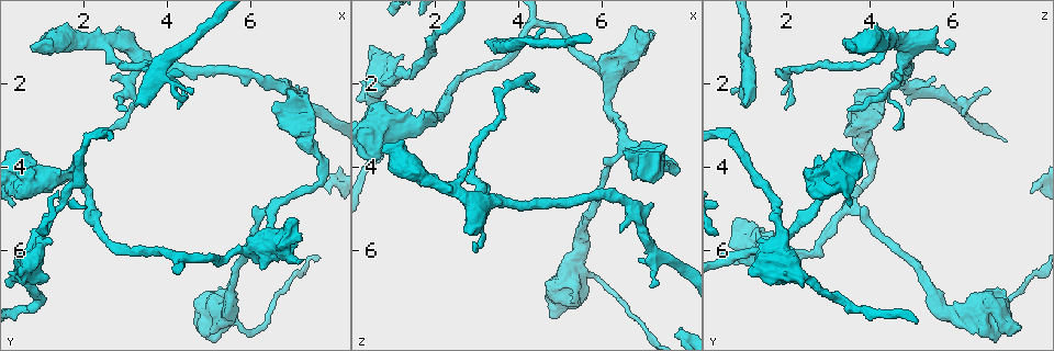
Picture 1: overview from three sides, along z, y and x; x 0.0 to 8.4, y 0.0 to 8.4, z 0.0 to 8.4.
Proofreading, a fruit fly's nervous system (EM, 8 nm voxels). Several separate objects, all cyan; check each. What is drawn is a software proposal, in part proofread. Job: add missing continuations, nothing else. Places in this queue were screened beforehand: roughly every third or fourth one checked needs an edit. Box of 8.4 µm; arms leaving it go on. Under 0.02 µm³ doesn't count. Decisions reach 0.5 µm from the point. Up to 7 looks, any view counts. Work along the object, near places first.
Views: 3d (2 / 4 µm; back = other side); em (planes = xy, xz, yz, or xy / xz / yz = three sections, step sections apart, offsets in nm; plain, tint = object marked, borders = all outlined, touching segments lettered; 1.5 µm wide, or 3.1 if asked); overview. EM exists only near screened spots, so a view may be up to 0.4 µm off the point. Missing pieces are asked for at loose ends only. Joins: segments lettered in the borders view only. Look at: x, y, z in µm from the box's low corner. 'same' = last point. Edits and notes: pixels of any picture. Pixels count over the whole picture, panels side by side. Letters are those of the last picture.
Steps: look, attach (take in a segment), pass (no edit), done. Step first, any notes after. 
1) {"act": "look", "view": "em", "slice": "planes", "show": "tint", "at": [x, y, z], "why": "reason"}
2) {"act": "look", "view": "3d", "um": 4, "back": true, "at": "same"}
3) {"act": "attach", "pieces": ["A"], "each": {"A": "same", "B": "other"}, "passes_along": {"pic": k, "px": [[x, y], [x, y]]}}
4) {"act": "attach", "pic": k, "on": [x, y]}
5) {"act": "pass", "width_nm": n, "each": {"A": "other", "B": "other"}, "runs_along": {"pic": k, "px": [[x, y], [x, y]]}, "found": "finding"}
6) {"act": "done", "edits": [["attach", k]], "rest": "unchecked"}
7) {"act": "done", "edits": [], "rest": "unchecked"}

{"act": "look", "view": "em", "slice": "planes", "show": "plain", "at": [7.25, 6.20, 0.75]}

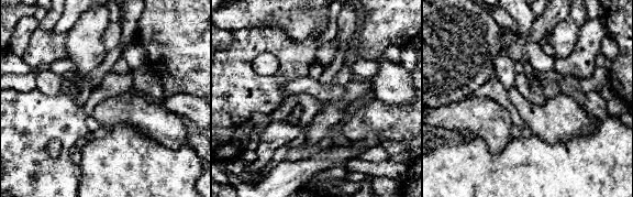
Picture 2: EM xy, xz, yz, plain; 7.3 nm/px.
{"act": "look", "view": "em", "slice": "planes", "show": "tint", "at": "same", "why": "where the object lies"}

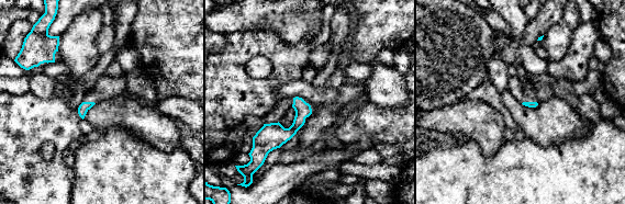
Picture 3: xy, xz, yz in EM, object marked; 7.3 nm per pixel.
{"act": "look", "view": "em", "slice": "planes", "show": "borders", "at": "same"}

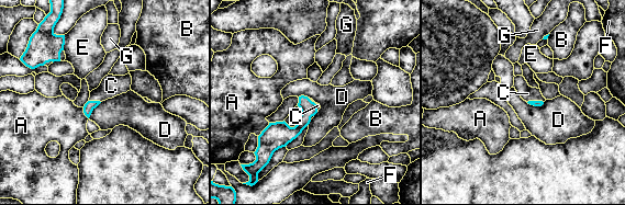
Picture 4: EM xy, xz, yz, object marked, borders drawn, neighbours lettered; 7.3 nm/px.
{"act": "attach", "pieces": ["C"], "each": {"A": "other", "B": "other", "C": "same", "D": "other", "E": "other", "F": "other", "G": "other"}, "found": "it goes on there"}

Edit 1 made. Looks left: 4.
{"act": "look", "view": "em", "slice": "xz", "step": 4, "show": "tint", "at": [1.20, 5.80, 1.30]}

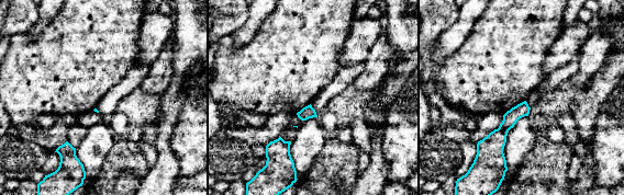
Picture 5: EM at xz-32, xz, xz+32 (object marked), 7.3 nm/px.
{"act": "look", "view": "em", "slice": "yz", "step": 8, "show": "borders", "at": "same"}

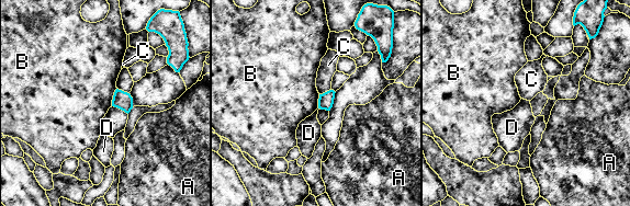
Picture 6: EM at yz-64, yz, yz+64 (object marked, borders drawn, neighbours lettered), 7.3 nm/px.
{"act": "pass", "each": {"A": "other", "B": "other", "C": "other", "D": "other"}, "border": {"pic": 6, "px": [[116, 88], [111, 105]]}, "found": "none of them fits"}

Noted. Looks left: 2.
{"act": "look", "view": "3d", "um": 2, "at": [3.20, 2.45, 0.95], "why": "branch stops here"}

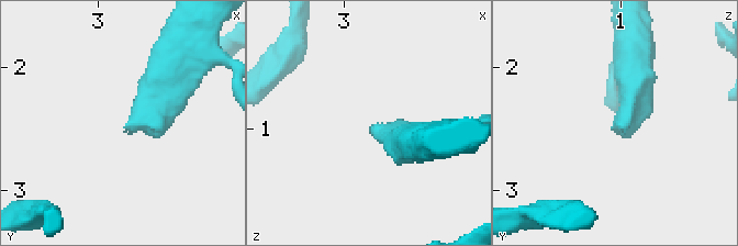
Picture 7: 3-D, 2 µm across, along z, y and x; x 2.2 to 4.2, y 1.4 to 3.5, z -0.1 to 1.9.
{"act": "look", "view": "em", "slice": "xy", "step": 4, "show": "borders", "at": [3.24, 2.48, 1.00]}

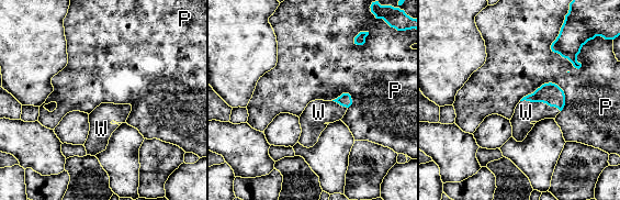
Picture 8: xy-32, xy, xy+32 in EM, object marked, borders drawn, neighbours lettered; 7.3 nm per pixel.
{"act": "attach", "pieces": ["W"], "each": {"P": "other", "W": "same"}, "passes_along": {"pic": 8, "px": [[552, 95], [540, 101], [526, 112]]}, "found": "it goes on there"}

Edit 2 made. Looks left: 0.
{"act": "done", "edits": [["attach", 4], ["attach", 8]], "rest": "unchecked"}

